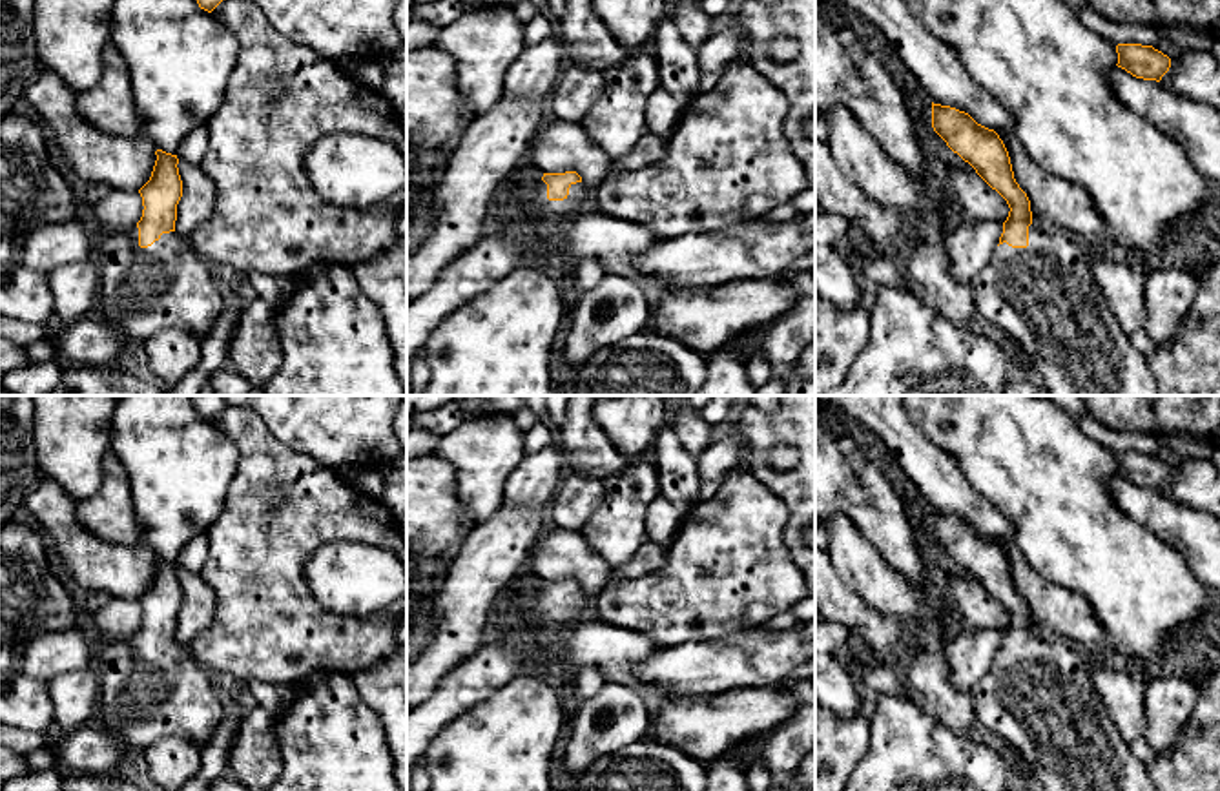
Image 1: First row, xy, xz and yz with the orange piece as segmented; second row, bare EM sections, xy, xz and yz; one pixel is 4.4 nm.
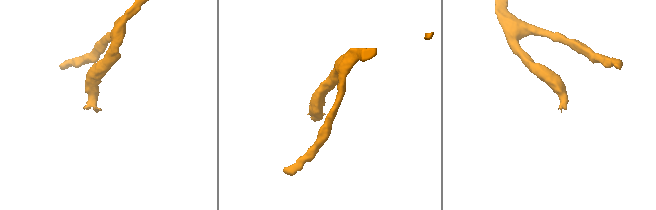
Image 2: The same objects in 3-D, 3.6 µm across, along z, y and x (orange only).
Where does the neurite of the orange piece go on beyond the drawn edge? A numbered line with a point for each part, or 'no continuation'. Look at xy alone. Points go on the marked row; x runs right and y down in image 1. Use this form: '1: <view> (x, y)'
1: xy (168, 285)

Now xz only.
1: xz (531, 199)

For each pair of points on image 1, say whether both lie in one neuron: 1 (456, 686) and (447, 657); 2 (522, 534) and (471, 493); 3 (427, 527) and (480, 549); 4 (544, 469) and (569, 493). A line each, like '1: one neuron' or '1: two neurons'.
1: two neurons
2: two neurons
3: two neurons
4: two neurons

